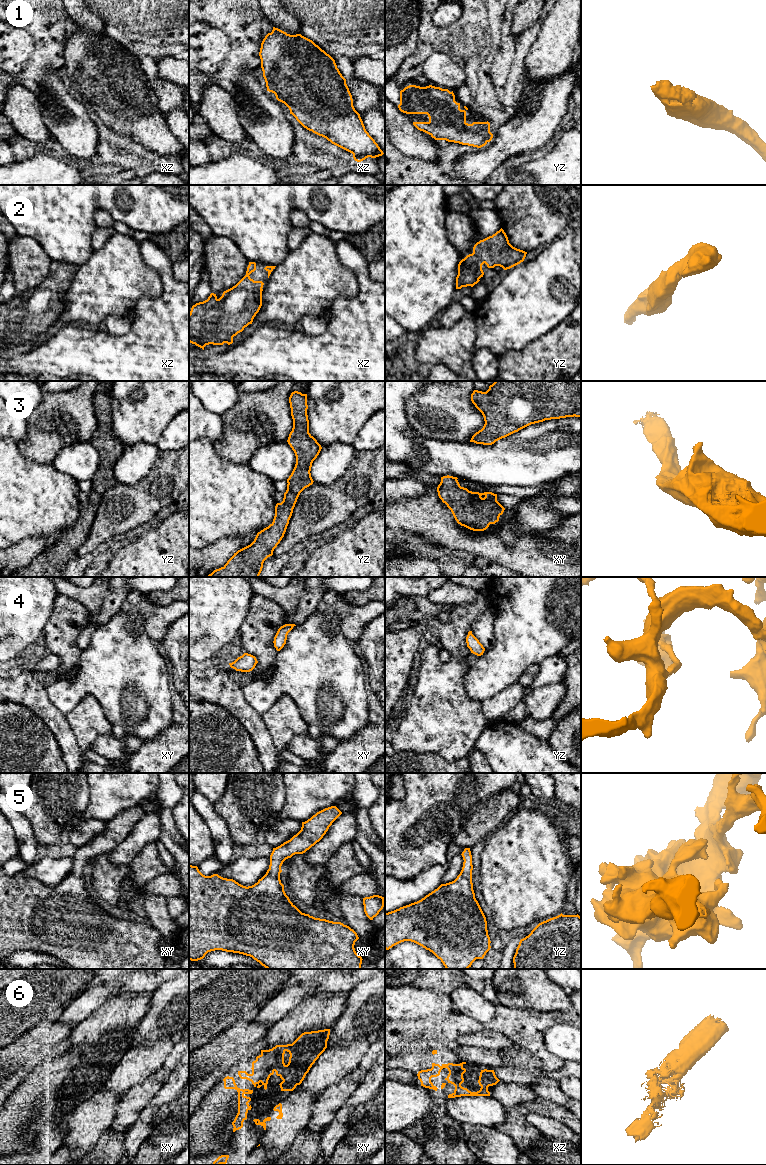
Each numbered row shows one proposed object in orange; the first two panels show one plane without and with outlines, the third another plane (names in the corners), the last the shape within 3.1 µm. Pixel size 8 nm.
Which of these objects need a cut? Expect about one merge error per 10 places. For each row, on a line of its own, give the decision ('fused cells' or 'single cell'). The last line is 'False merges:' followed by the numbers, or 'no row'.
1: single cell
2: single cell
3: single cell
4: single cell
5: single cell
6: single cell
False merges: no row

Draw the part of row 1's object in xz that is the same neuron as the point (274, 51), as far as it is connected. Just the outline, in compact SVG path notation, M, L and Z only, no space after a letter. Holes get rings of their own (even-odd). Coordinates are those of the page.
M273 27L272 32L268 33L261 43L259 56L267 91L274 93L276 99L289 108L290 114L304 128L352 153L354 160L357 162L361 162L368 157L376 158L384 154L366 131L360 114L355 110L346 79L337 68L335 60L312 40L301 34L290 35Z

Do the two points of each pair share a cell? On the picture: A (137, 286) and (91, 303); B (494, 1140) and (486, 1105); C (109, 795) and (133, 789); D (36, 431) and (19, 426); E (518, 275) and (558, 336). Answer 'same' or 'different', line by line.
A: same
B: different
C: same
D: different
E: different

